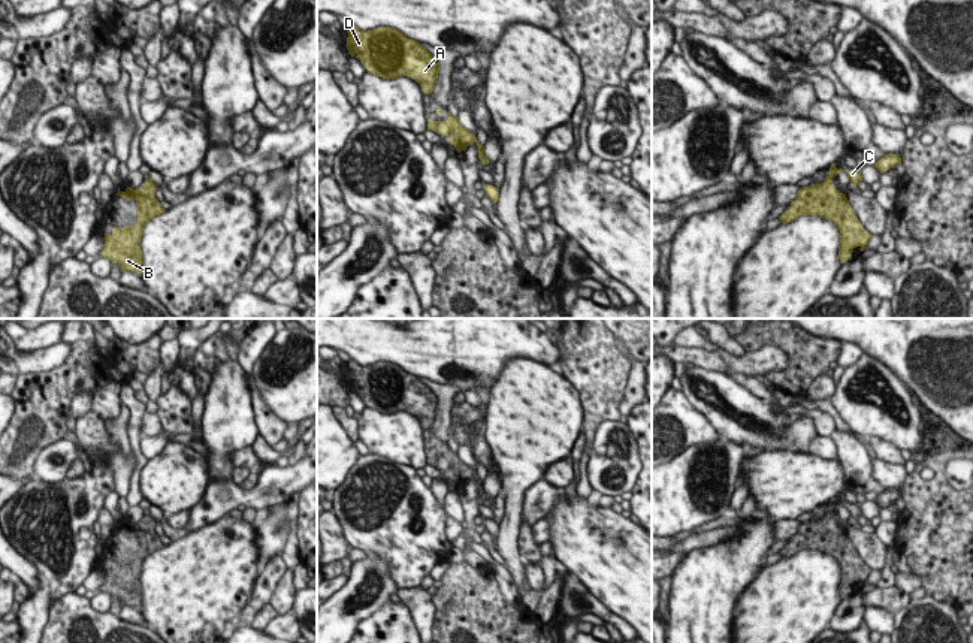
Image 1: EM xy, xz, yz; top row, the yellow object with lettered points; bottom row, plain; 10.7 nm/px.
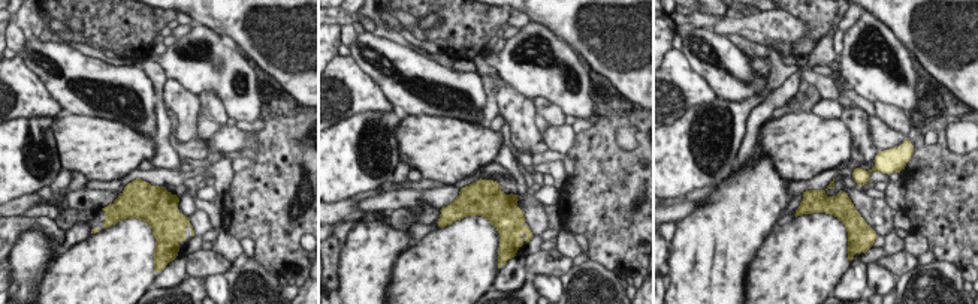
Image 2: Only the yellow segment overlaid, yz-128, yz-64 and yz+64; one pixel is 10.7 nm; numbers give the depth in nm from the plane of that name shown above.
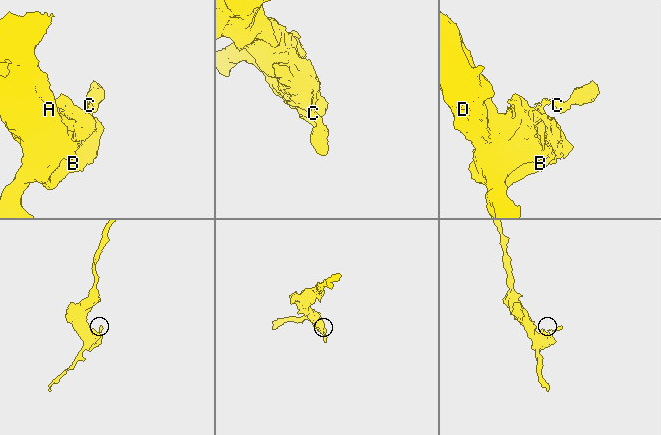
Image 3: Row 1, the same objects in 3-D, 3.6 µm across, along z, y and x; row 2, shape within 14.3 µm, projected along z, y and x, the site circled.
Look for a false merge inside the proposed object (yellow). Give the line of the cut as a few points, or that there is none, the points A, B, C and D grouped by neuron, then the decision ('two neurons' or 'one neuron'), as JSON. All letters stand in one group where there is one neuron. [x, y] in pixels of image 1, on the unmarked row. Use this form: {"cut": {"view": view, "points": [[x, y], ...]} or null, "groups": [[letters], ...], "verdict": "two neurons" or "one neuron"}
{"cut": {"view": "yz", "points": [[830, 513], [824, 516]]}, "groups": [["A", "B", "D"], ["C"]], "verdict": "two neurons"}

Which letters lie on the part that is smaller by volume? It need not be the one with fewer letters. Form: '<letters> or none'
C

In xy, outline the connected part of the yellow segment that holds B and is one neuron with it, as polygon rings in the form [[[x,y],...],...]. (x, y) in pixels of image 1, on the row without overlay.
[[[145,514],[136,525],[127,522],[121,526],[118,522],[117,531],[127,535],[136,534],[138,558],[121,564],[114,562],[109,570],[105,568],[105,583],[100,592],[108,592],[112,598],[117,598],[123,607],[132,606],[142,609],[140,574],[143,562],[149,555],[154,555],[155,550],[166,547],[155,532],[155,525],[157,520],[149,514]]]

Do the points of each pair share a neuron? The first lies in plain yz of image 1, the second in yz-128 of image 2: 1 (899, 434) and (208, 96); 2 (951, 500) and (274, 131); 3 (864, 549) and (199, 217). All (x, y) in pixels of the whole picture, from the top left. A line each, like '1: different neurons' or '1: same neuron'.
1: different neurons
2: same neuron
3: same neuron

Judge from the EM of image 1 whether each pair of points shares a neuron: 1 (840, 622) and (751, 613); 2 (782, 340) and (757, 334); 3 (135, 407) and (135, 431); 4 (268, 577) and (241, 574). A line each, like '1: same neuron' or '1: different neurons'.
1: different neurons
2: same neuron
3: same neuron
4: different neurons

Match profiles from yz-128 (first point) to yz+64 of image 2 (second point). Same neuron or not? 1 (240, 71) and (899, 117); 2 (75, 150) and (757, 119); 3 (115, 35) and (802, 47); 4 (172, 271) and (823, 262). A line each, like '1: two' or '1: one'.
1: two
2: two
3: one
4: two

